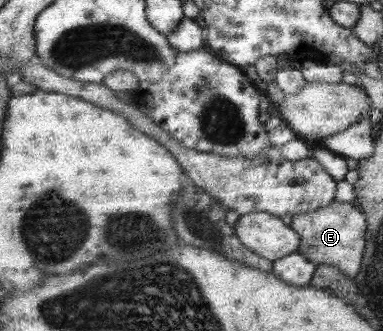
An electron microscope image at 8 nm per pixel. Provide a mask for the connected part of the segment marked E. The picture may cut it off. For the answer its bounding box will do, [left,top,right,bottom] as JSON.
[291,202,366,278]

